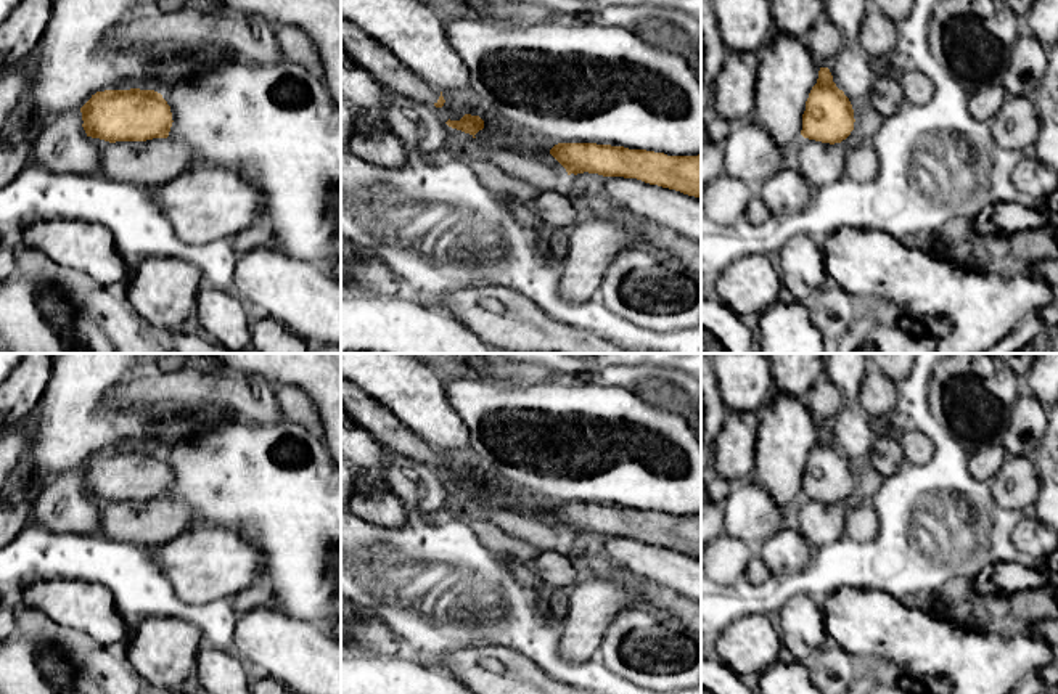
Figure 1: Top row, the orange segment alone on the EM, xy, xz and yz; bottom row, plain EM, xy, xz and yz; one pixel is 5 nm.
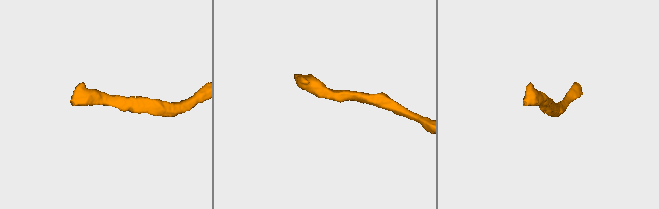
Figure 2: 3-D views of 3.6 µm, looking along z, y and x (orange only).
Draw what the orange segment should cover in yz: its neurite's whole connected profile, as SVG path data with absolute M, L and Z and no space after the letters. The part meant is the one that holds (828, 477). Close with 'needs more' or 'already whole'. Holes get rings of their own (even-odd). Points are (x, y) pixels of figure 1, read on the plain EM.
M820 427L802 474L801 495L822 503L841 503L854 490L854 469L849 458L833 442L828 427Z | already whole

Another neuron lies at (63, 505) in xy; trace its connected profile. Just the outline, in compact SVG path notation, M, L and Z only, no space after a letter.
M80 467L56 477L43 477L43 482L31 520L53 532L92 537L100 533L100 512L109 501L85 493Z

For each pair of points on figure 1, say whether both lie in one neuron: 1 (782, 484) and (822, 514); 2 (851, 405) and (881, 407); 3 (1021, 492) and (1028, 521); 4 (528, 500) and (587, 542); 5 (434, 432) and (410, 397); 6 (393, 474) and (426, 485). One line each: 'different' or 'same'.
1: different
2: different
3: different
4: same
5: same
6: same

